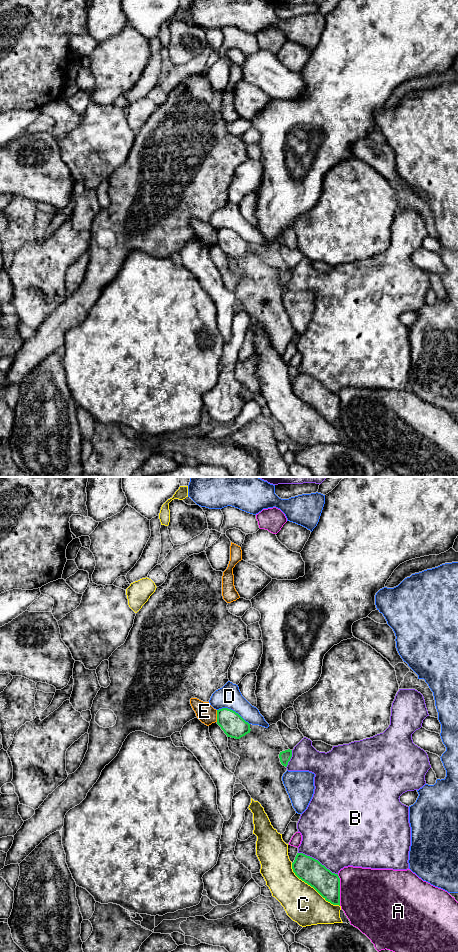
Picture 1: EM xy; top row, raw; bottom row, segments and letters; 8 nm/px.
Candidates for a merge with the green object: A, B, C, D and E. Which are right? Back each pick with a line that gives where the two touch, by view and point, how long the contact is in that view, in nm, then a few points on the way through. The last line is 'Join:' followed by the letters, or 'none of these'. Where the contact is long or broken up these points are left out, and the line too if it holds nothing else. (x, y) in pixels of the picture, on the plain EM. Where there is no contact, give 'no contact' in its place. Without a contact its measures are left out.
Join: none of these

